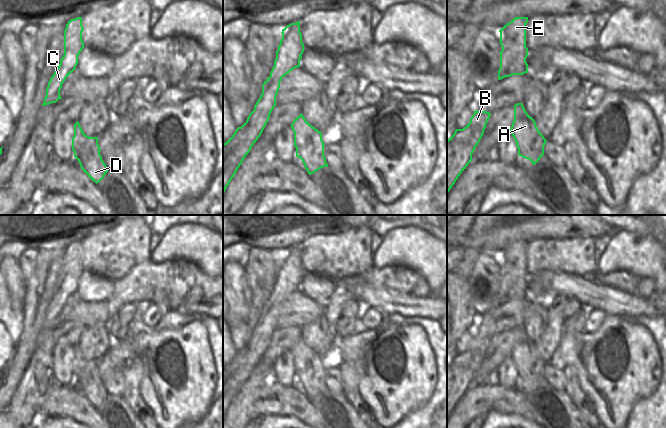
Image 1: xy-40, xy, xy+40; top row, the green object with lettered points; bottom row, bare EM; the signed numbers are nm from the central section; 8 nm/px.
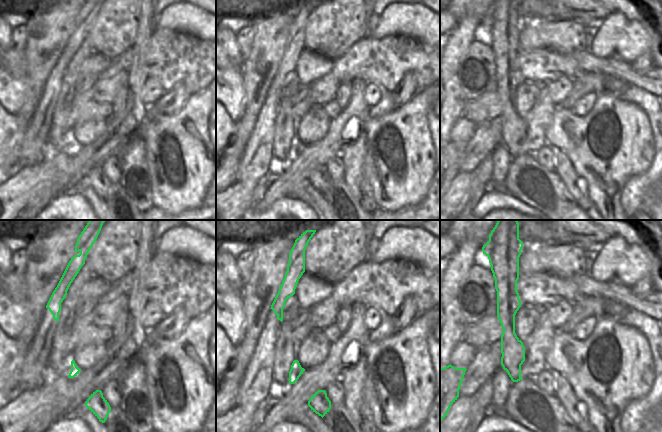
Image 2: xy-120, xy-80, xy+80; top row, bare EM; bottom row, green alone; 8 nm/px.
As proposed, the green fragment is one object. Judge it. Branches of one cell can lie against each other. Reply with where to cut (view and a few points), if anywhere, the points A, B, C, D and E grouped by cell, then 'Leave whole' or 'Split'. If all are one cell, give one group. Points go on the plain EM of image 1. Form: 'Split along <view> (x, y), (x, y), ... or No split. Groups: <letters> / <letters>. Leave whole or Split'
Split along xy (277, 274), (281, 274), (289, 286), (295, 287), (300, 280). Groups: A D E / B C. Split

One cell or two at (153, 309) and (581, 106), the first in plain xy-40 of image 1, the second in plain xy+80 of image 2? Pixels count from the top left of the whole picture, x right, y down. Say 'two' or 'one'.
one

